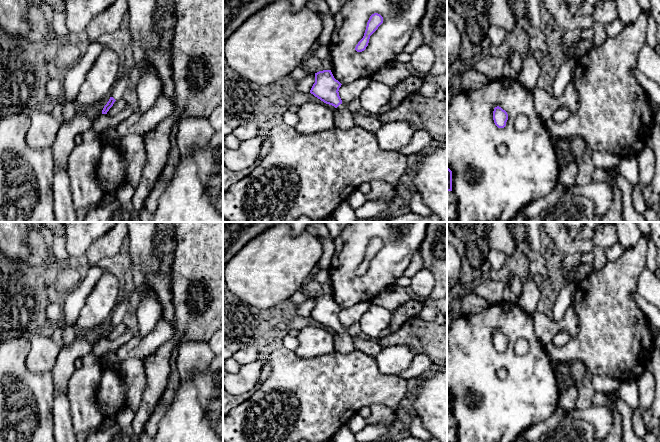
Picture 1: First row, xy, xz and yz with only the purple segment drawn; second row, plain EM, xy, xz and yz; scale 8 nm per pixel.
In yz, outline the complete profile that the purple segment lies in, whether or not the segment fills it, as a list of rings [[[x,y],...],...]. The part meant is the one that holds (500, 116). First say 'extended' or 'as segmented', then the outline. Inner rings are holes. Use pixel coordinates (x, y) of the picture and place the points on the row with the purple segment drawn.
as segmented; [[[497,106],[493,111],[493,120],[498,128],[504,128],[508,120],[508,114],[501,107]]]

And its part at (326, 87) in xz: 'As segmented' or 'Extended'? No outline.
Extended

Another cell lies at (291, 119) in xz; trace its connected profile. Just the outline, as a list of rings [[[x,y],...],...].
[[[282,110],[280,112],[280,120],[290,127],[295,127],[299,121],[299,117],[297,113]]]

